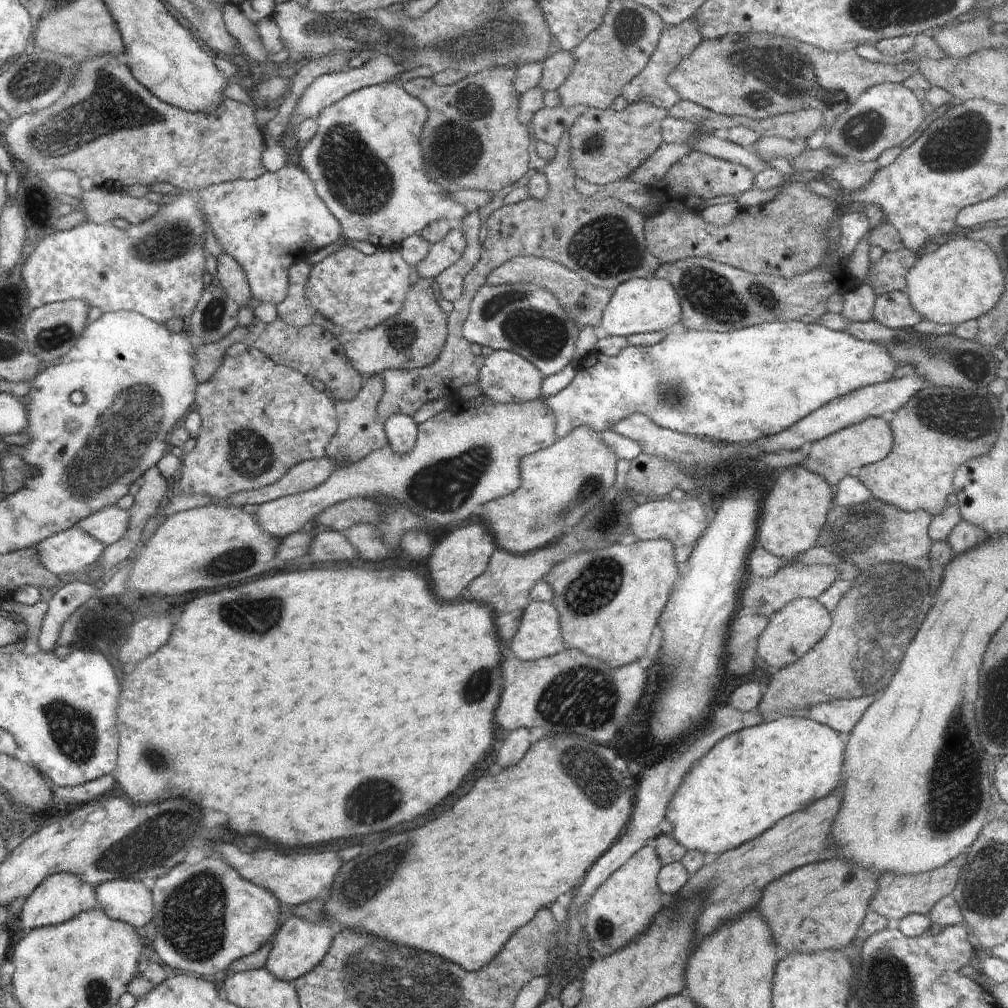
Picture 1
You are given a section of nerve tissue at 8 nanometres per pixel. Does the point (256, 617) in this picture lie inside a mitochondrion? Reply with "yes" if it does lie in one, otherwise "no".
yes

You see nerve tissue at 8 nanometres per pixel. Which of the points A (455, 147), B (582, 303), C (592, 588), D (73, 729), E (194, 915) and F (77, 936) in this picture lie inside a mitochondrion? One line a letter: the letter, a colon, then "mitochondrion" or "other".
A: mitochondrion
B: mitochondrion
C: mitochondrion
D: mitochondrion
E: mitochondrion
F: other

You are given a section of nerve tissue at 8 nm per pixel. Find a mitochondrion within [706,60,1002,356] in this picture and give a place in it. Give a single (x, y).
(959, 141)

